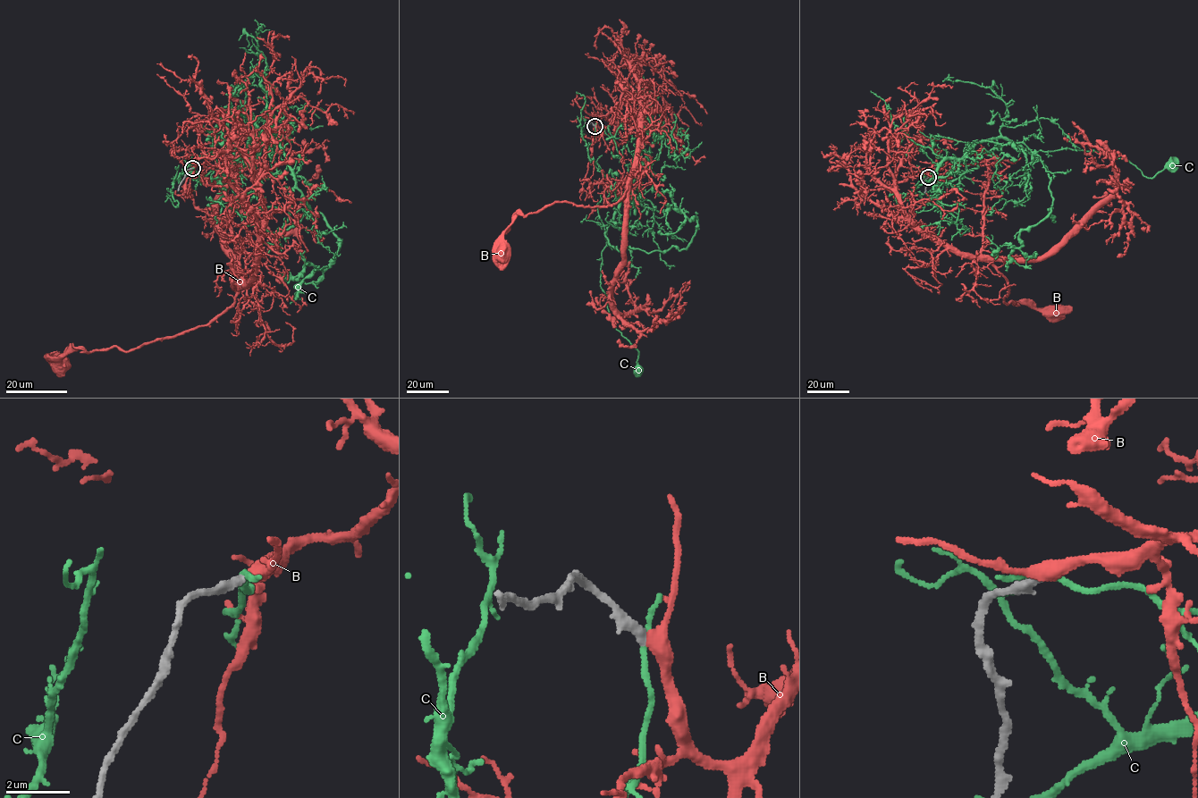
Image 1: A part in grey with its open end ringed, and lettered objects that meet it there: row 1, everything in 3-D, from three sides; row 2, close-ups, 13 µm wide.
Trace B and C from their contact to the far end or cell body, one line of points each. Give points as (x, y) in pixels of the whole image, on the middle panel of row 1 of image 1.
B: (594, 126), (601, 134), (625, 91), (638, 101), (624, 195), (604, 206), (518, 211), (502, 251)
C: (594, 126), (588, 157), (623, 195), (601, 288), (637, 371)

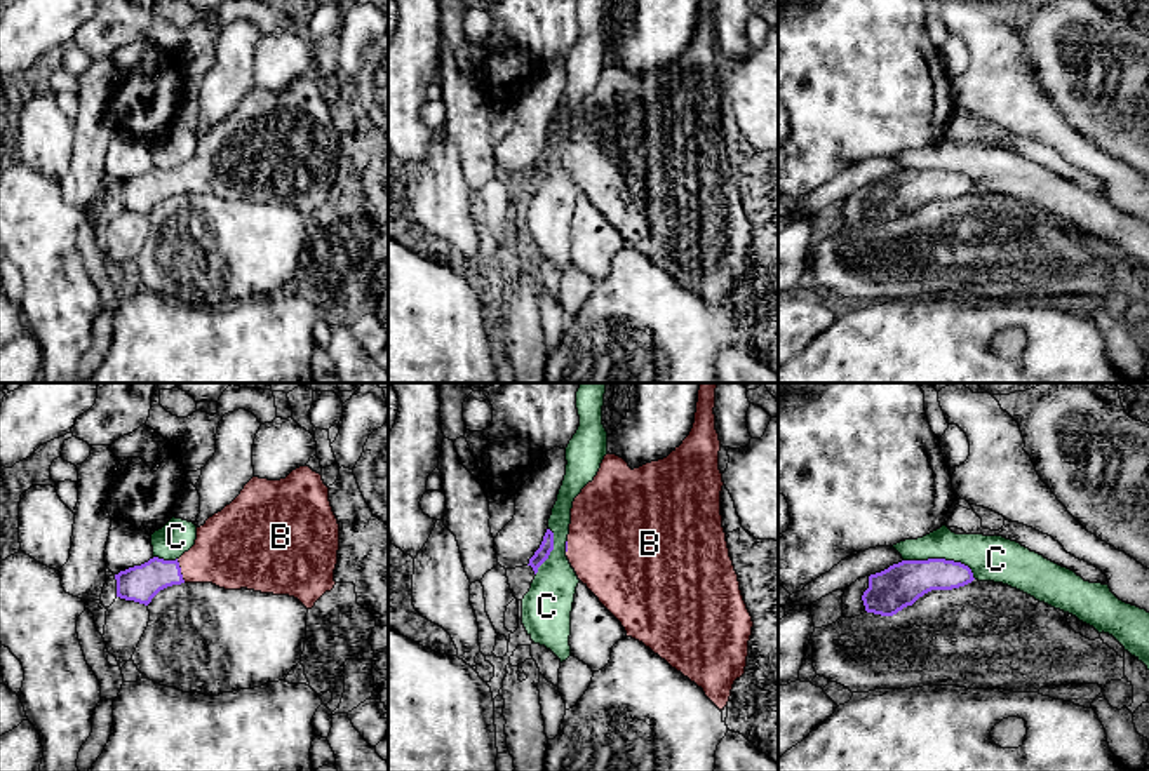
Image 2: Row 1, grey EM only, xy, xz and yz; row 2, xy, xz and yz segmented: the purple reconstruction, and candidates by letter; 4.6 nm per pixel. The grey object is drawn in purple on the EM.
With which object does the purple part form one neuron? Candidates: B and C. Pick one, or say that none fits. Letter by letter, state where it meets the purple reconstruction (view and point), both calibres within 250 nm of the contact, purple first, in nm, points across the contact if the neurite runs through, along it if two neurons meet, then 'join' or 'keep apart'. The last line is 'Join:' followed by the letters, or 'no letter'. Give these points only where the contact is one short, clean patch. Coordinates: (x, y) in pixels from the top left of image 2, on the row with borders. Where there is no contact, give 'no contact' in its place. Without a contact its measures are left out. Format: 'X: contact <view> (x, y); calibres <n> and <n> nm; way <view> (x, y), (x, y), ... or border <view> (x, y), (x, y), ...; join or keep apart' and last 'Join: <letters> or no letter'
B: contact xy (180, 571); calibres 170 and 340 nm; way xy (140, 583), (157, 573), (180, 571), (230, 552); join
C: contact yz (942, 559); calibres 200 and 220 nm; border yz (904, 559), (960, 561), (975, 578); keep apart
Join: B

